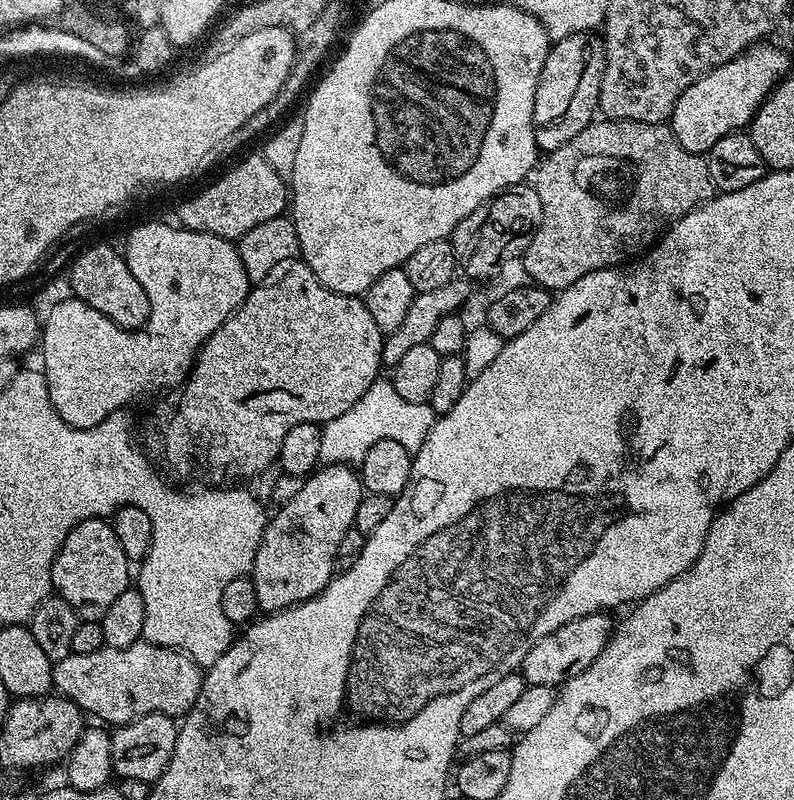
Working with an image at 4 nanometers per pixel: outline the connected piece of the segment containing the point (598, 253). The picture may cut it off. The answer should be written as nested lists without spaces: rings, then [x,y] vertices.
[[[607,118],[592,120],[576,137],[566,142],[565,145],[547,153],[539,161],[538,167],[535,169],[534,187],[538,194],[538,199],[542,202],[542,222],[530,242],[530,246],[524,252],[522,265],[524,264],[524,272],[528,275],[525,277],[531,283],[539,284],[540,287],[549,290],[559,290],[566,286],[574,286],[574,282],[578,282],[578,278],[586,278],[586,274],[590,274],[594,270],[610,268],[627,261],[633,254],[639,253],[645,246],[651,245],[667,229],[668,225],[673,224],[675,220],[683,218],[697,204],[704,203],[714,192],[710,182],[710,174],[708,173],[707,159],[703,155],[682,147],[667,123],[647,124],[646,122],[634,122],[633,120],[610,120]]]

